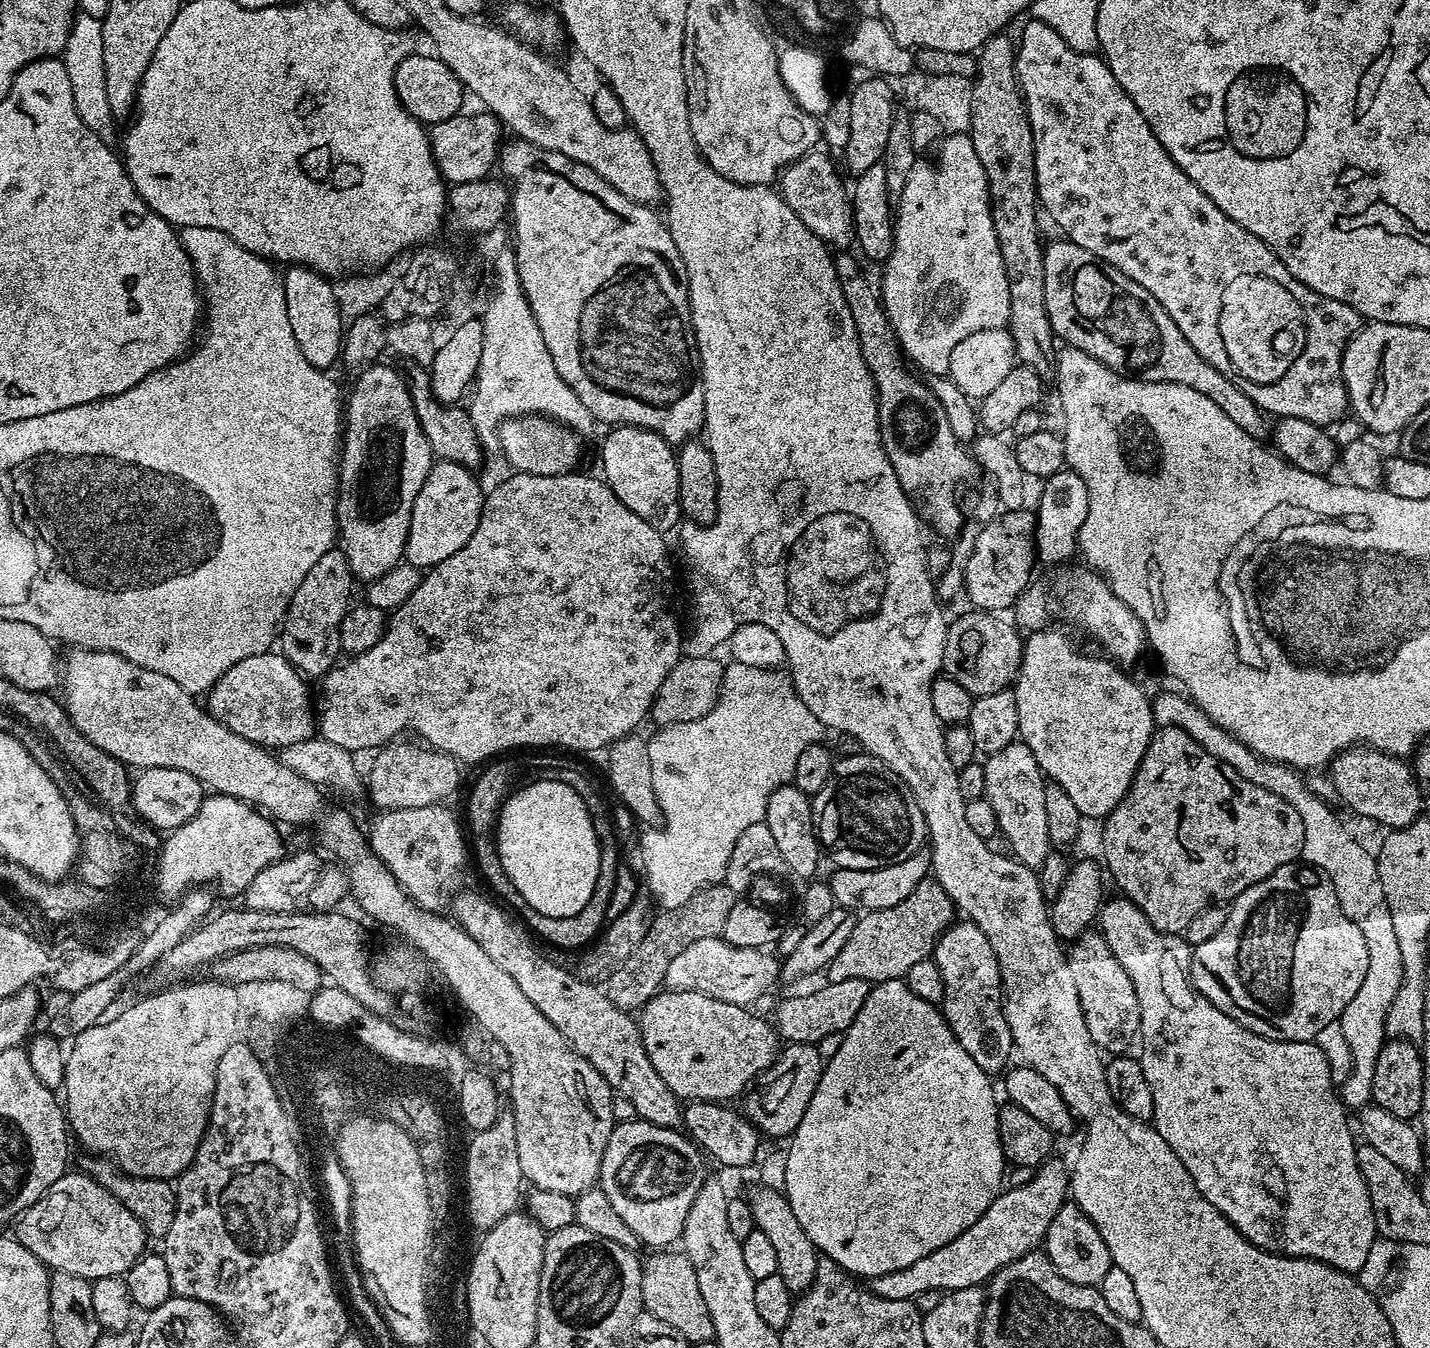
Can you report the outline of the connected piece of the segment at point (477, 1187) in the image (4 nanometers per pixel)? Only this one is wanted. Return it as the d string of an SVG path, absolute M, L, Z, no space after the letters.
M501 1111L493 1124L486 1126L486 1130L475 1133L471 1138L473 1140L468 1144L468 1161L464 1164L464 1188L468 1191L468 1220L474 1227L480 1228L481 1233L485 1233L498 1226L502 1218L517 1211L519 1204L516 1203L519 1200L521 1203L522 1200L522 1192L520 1196L522 1177L518 1166L518 1134L511 1111Z

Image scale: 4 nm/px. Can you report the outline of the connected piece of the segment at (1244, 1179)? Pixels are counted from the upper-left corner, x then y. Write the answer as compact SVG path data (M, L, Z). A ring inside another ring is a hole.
M1123 898L1105 899L1098 917L1098 931L1104 936L1106 945L1114 952L1114 957L1122 964L1126 974L1133 980L1134 990L1137 991L1138 1003L1141 1006L1141 1024L1138 1033L1139 1043L1144 1043L1144 1049L1138 1053L1142 1066L1142 1074L1146 1074L1146 1082L1152 1087L1154 1110L1151 1123L1158 1134L1166 1138L1170 1150L1178 1154L1182 1166L1194 1178L1194 1186L1202 1190L1202 1198L1210 1202L1234 1225L1243 1236L1254 1246L1267 1252L1278 1252L1282 1256L1301 1256L1311 1260L1320 1260L1349 1274L1358 1274L1362 1266L1366 1266L1366 1254L1370 1254L1370 1246L1378 1239L1376 1231L1376 1215L1370 1202L1370 1194L1366 1190L1366 1182L1356 1165L1356 1149L1358 1147L1354 1128L1348 1125L1349 1113L1340 1101L1339 1091L1334 1087L1330 1078L1330 1066L1326 1066L1326 1056L1311 1040L1302 1042L1286 1042L1271 1040L1265 1036L1246 1030L1234 1018L1222 1014L1218 1006L1214 1006L1201 992L1192 987L1189 973L1185 965L1191 961L1192 948L1183 935L1171 932L1159 932L1150 921L1144 917L1142 910Z

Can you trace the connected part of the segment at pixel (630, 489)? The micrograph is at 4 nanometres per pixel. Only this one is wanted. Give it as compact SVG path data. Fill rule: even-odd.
M629 424L613 427L612 432L604 440L600 448L600 464L604 467L602 479L605 484L614 490L614 494L626 506L626 510L634 510L642 522L650 522L662 534L668 534L672 527L675 529L681 523L680 495L678 494L678 466L676 465L676 452L673 445L665 442L656 432L645 428L635 428Z

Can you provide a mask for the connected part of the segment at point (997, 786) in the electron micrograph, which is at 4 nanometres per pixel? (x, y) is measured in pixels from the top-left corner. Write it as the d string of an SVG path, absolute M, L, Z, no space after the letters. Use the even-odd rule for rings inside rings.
M1013 742L1002 750L991 753L983 761L985 788L983 799L994 806L998 818L998 832L1008 843L1007 851L1018 863L1038 870L1046 862L1053 847L1050 842L1050 829L1046 823L1046 777L1041 772L1034 754L1022 742Z

